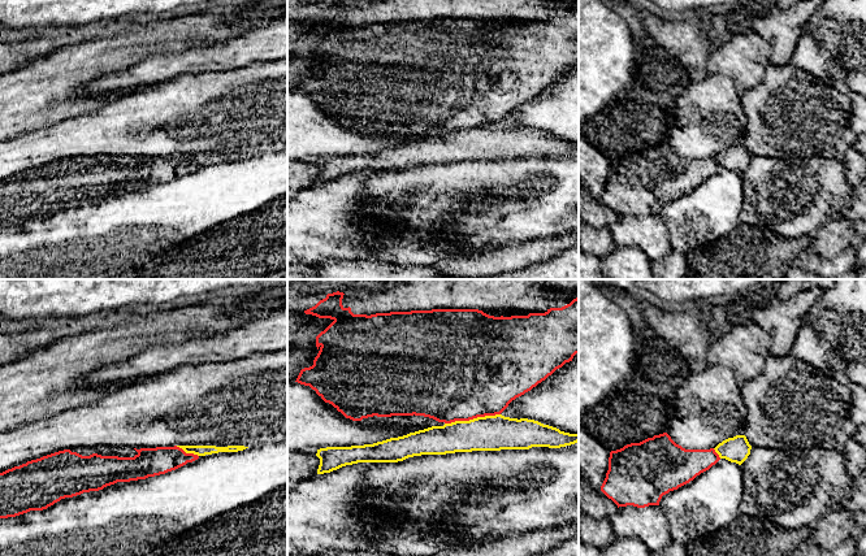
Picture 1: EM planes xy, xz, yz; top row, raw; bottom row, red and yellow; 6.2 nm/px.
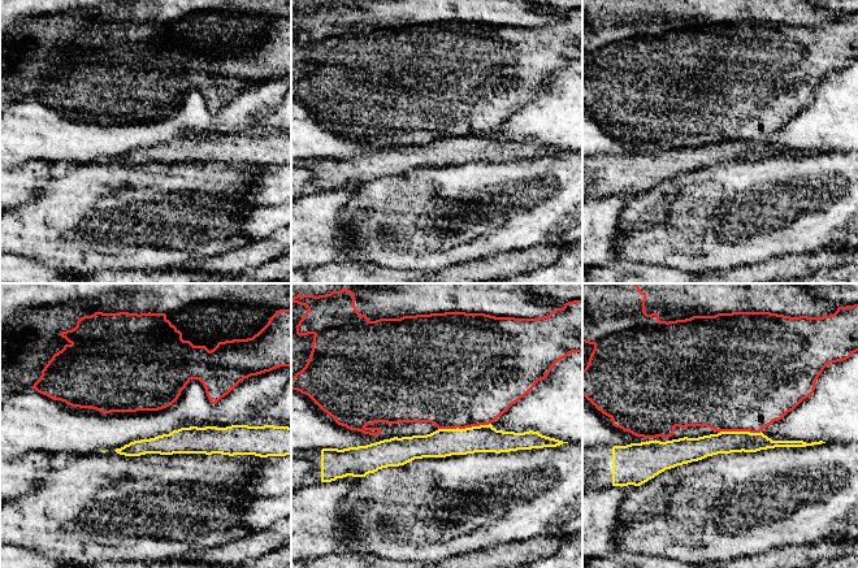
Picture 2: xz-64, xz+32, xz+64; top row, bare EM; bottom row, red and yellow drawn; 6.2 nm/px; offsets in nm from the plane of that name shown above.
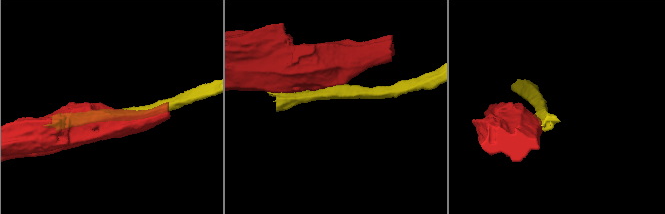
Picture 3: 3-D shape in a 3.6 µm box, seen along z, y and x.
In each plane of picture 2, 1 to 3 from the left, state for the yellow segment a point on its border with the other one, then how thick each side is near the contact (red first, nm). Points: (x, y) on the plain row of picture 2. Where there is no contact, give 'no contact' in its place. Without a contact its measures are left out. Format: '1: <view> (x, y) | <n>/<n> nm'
1: no contact
2: xz+32 (464, 137) | 500/180 nm
3: xz+64 (739, 139) | 500/140 nm

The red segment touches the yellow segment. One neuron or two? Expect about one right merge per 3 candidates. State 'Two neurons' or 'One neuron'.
Two neurons

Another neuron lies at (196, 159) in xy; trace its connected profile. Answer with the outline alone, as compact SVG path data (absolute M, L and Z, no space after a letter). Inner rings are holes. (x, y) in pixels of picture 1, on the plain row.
M177 155L182 157L186 162L194 162L198 165L205 165L218 161L238 161L248 156L244 155L228 155L228 156L216 156L216 155Z

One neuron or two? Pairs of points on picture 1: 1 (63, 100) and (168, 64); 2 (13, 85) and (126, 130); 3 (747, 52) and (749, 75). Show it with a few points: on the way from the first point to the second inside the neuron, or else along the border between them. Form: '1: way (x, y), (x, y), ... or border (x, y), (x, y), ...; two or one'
1: border (77, 94), (109, 94); two
2: border (112, 100), (91, 111), (65, 117), (55, 124); two
3: way (747, 57), (747, 70); one

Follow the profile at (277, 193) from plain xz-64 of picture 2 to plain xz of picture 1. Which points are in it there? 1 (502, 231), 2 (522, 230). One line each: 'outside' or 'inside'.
1: inside
2: inside

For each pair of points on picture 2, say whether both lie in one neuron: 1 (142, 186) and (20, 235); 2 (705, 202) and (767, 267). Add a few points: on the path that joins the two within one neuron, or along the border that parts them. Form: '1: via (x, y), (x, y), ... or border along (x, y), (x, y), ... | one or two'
1: via (112, 216), (90, 217), (50, 229) | one
2: border along (792, 254), (746, 263), (732, 269) | two

